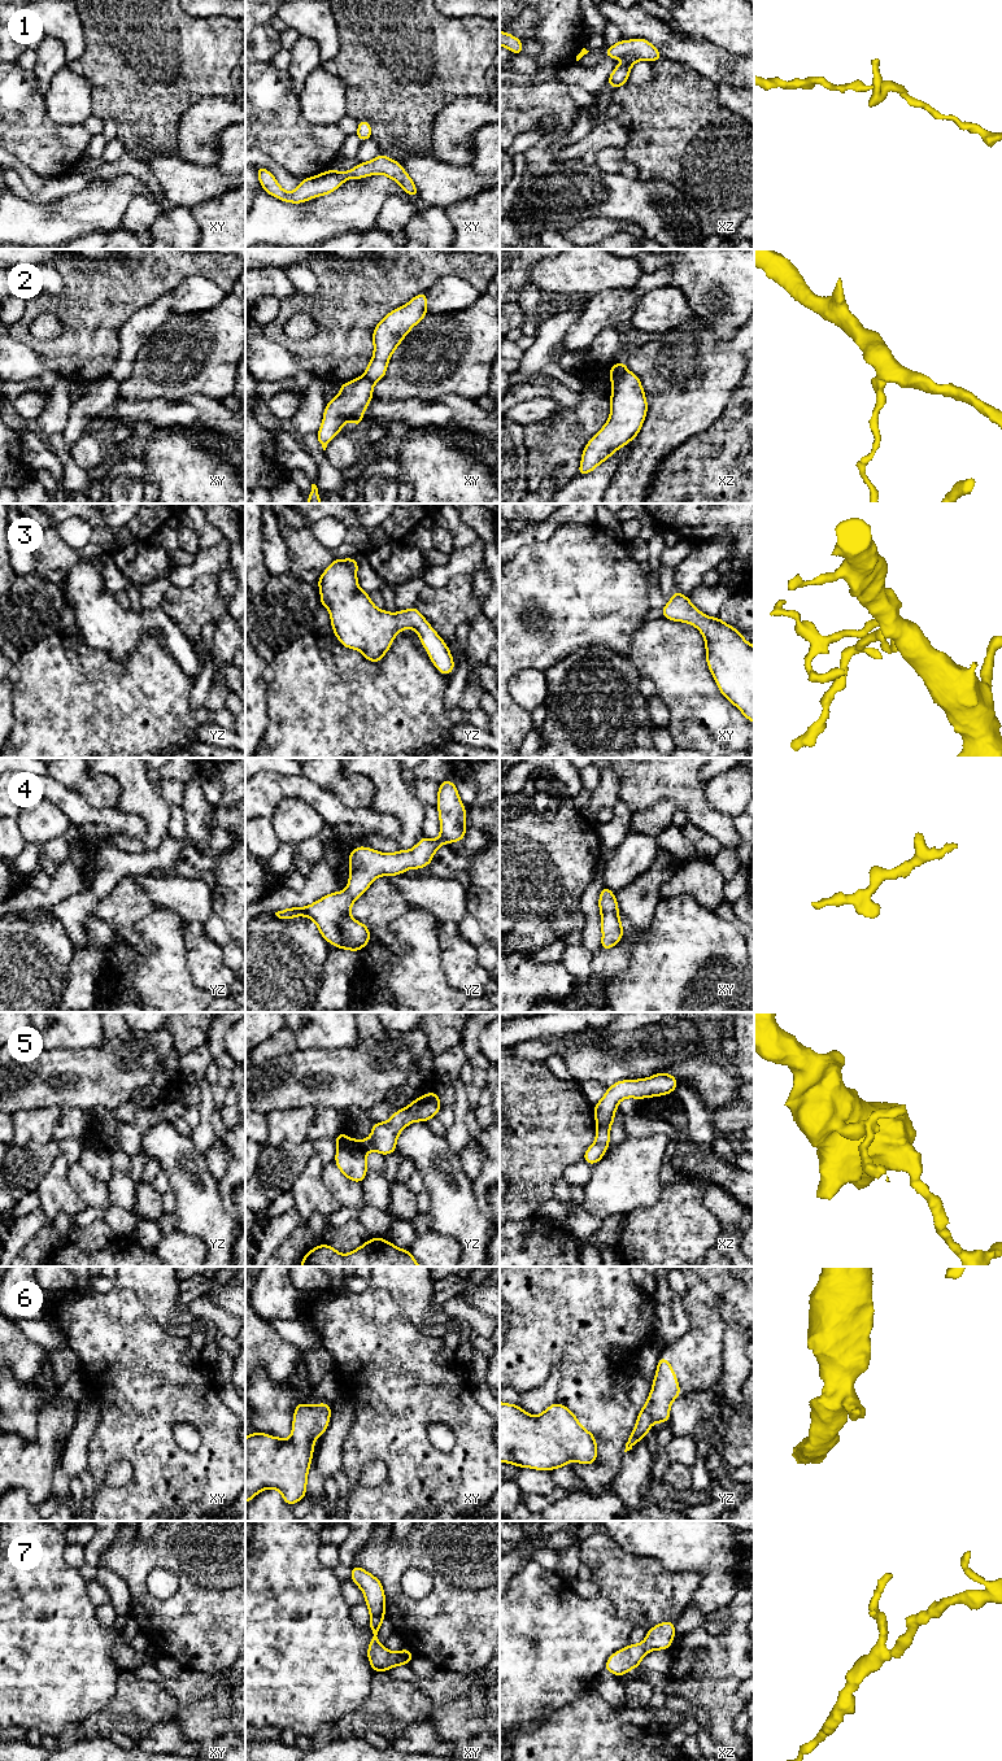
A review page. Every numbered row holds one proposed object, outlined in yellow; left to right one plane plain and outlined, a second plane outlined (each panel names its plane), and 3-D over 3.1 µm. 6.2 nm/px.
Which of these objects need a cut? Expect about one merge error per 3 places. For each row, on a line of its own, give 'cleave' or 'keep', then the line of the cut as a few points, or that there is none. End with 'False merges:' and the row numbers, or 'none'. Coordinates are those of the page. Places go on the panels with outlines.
1: keep; no cut
2: cleave; cut in xz along (627, 370), (613, 384)
3: keep; no cut
4: keep; no cut
5: cleave; cut in yz along (357, 1146), (338, 1149)
6: keep; no cut
7: keep; no cut
False merges: 2, 5

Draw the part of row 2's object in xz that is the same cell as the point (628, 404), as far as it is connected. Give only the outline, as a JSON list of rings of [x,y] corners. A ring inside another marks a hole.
[[[627,370],[613,384],[610,404],[611,411],[606,424],[588,441],[583,450],[578,476],[593,471],[639,435],[646,417],[648,402],[636,374]]]

